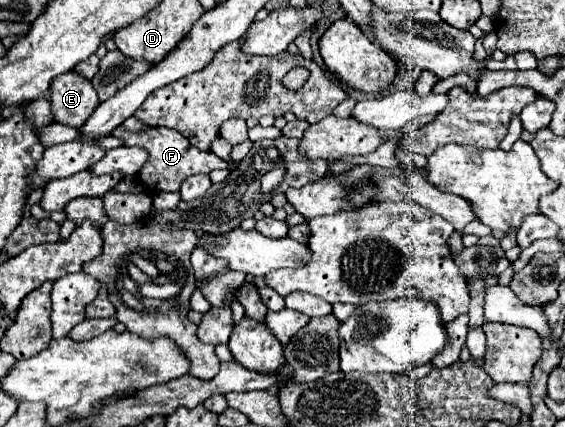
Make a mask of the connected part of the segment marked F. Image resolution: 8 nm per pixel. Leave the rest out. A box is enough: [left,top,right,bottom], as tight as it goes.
[119,128,229,194]

